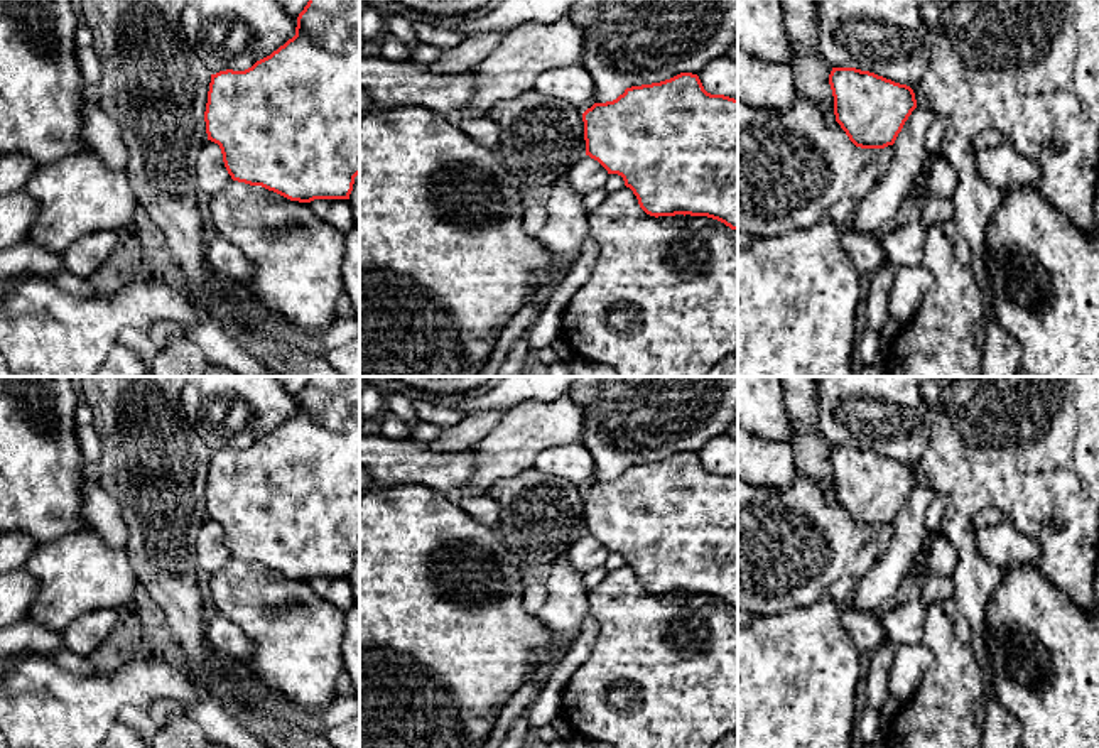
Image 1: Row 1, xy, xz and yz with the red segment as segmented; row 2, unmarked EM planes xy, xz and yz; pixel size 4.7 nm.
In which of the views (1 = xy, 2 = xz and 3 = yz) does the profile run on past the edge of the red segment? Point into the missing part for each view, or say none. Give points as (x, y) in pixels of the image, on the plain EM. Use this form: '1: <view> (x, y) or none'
1: none
2: none
3: none

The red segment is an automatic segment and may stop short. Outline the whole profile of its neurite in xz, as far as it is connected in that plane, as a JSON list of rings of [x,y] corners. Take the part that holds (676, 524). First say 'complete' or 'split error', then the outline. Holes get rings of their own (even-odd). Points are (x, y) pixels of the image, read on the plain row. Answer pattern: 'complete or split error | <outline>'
complete | [[[680,451],[660,461],[626,466],[625,471],[613,480],[594,481],[582,491],[582,500],[586,534],[598,539],[608,549],[608,552],[621,554],[625,564],[633,569],[640,586],[647,593],[655,596],[675,593],[707,594],[738,610],[738,478],[724,473],[711,473],[704,468],[697,453]]]

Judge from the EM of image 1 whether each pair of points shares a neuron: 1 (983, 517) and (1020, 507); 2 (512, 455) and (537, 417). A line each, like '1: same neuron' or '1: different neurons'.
1: different neurons
2: same neuron

